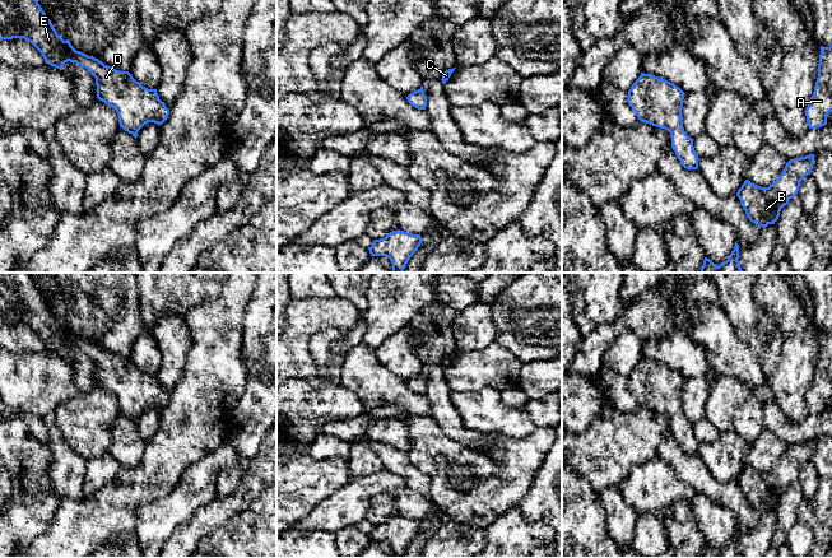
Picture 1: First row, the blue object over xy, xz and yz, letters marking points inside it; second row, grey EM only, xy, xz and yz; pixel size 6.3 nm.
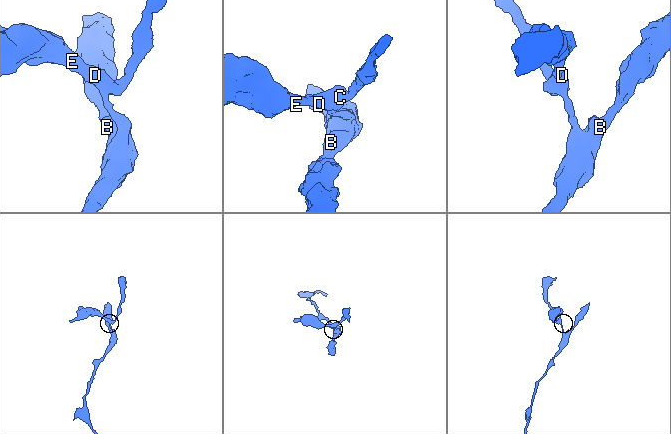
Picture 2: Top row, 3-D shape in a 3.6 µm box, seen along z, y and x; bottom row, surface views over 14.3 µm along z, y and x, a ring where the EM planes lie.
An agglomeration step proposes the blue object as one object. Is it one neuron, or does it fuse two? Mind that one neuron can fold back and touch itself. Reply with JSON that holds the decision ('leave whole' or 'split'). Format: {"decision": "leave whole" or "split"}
{"decision": "leave whole"}

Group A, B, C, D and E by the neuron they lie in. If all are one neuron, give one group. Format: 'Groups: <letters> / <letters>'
Groups: A B C D E

